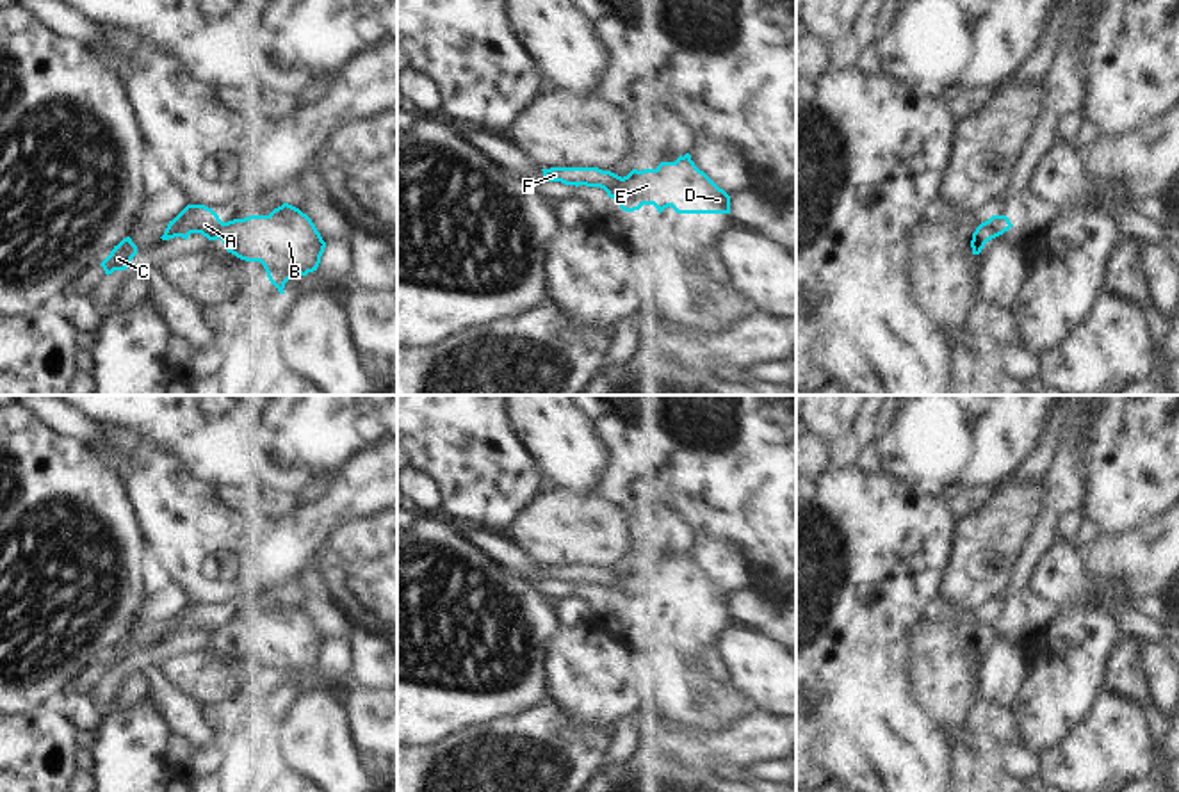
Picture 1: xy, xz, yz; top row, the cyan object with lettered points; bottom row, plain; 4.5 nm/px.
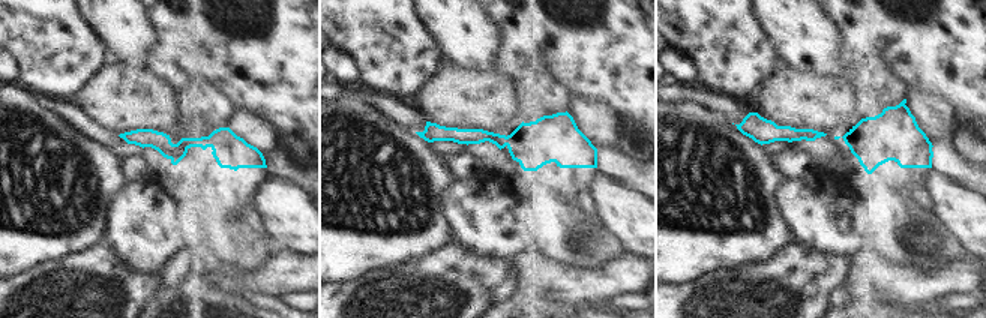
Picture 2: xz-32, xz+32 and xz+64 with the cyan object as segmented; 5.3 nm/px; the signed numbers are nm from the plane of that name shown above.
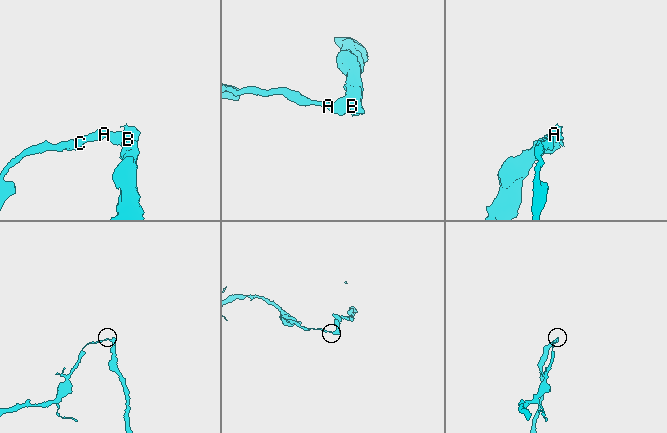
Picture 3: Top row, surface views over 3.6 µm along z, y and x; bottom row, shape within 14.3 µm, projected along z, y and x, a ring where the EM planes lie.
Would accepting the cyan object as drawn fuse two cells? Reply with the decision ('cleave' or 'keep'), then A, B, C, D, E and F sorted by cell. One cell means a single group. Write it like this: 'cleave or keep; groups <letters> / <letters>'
cleave; groups A C F / B D E

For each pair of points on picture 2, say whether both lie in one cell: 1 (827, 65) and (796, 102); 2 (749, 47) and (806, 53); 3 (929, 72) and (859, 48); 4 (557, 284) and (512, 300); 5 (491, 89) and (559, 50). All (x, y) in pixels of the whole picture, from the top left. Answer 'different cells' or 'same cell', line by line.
1: different cells
2: different cells
3: same cell
4: different cells
5: different cells

